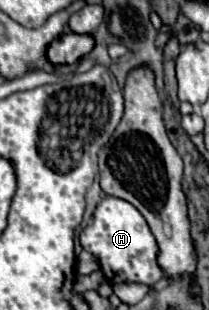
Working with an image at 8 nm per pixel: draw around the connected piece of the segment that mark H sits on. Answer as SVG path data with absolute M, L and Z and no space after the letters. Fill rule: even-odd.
M108 195L96 205L92 225L88 225L80 233L80 245L84 247L84 251L90 251L100 261L100 269L104 271L110 283L136 281L144 285L154 285L164 275L156 263L156 239L146 219L134 205L120 197Z

